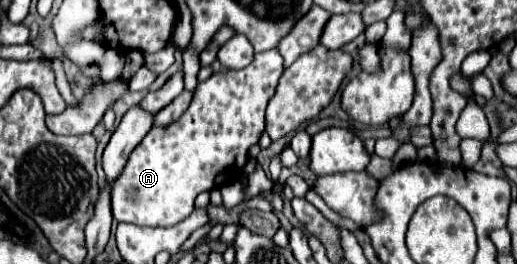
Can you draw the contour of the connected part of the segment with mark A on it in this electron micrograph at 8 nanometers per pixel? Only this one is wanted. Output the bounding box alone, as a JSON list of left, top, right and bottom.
[112,49,284,227]

